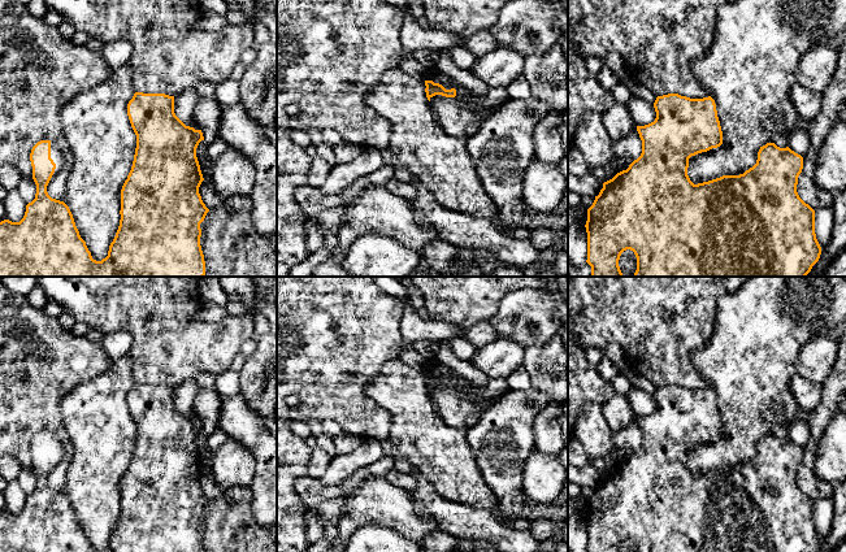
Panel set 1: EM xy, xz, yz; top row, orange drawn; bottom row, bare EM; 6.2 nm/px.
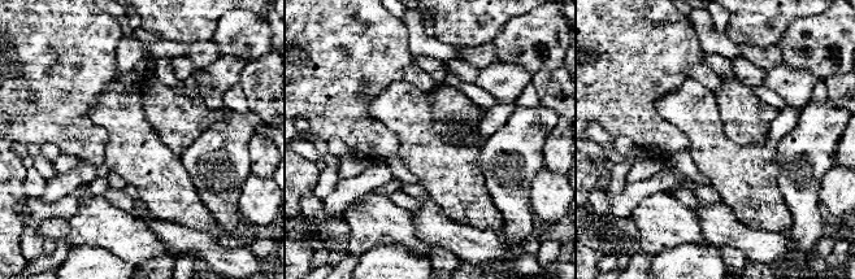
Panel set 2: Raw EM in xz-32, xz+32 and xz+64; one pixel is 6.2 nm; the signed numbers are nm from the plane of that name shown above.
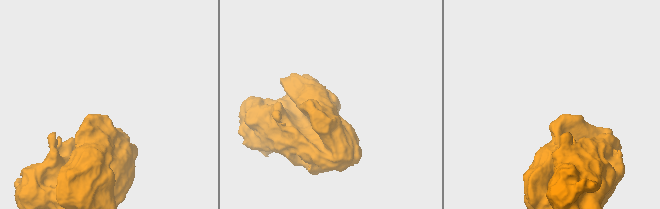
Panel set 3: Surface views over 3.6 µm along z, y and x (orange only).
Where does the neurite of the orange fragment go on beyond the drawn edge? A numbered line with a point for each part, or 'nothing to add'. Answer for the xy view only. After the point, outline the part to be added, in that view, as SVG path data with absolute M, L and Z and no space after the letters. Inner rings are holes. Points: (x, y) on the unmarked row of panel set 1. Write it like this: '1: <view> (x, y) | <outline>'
1: xy (56, 439) | M51 433L51 449L53 451L55 455L58 455L62 451L64 448L62 439L64 439L62 434Z

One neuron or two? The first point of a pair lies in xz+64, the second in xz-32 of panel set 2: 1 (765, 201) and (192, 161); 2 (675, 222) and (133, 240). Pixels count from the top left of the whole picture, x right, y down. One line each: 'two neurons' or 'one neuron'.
1: two neurons
2: one neuron

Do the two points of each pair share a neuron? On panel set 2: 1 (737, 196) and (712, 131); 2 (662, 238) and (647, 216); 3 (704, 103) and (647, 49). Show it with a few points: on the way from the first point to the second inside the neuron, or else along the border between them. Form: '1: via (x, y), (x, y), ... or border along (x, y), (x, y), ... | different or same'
1: via (737, 181), (737, 175), (716, 155), (716, 147) | same
2: via (662, 232), (652, 221) | same
3: border along (689, 78), (658, 99) | different

